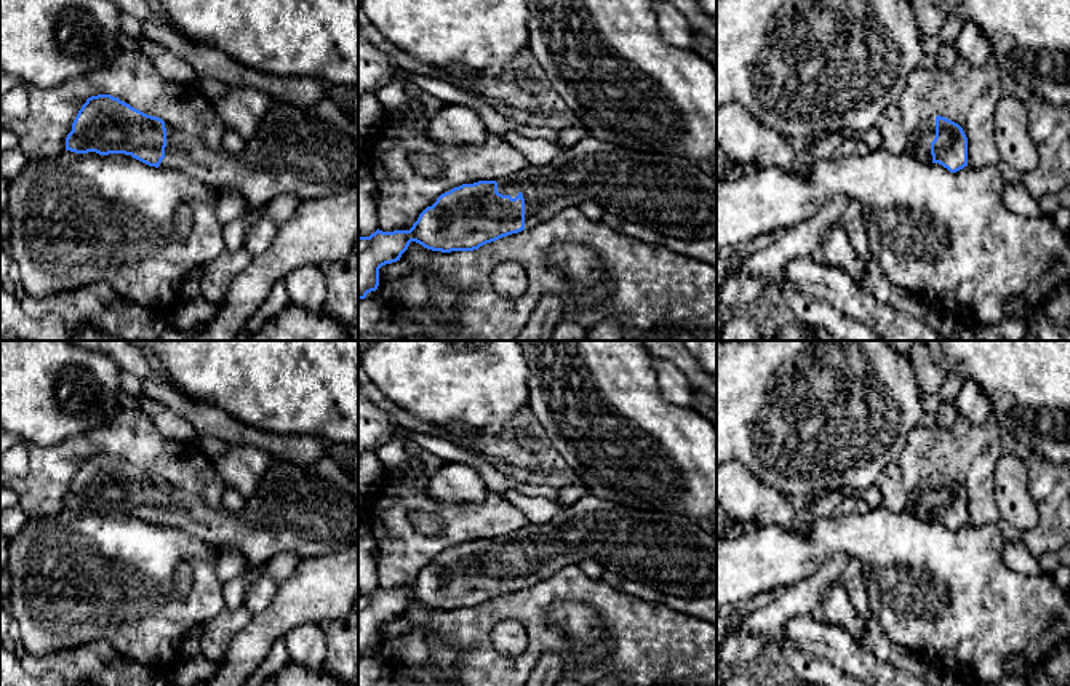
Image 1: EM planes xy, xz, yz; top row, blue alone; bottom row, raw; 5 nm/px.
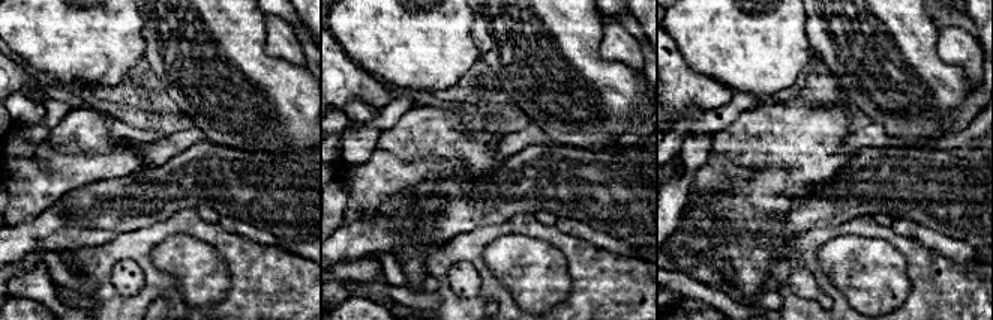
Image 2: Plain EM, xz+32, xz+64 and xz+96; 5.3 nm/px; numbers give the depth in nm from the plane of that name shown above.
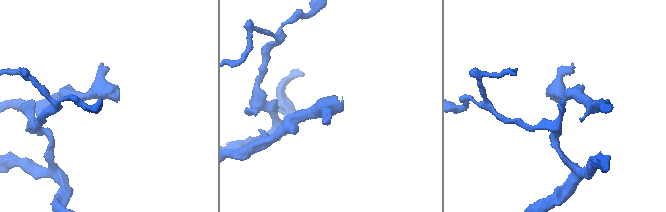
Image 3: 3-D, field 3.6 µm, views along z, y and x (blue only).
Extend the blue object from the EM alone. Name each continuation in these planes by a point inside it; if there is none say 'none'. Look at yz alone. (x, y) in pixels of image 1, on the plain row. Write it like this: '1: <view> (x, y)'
1: yz (918, 502)

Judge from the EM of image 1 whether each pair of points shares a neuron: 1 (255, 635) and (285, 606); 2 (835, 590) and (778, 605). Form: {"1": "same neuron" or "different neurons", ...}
{"1": "same neuron", "2": "different neurons"}

